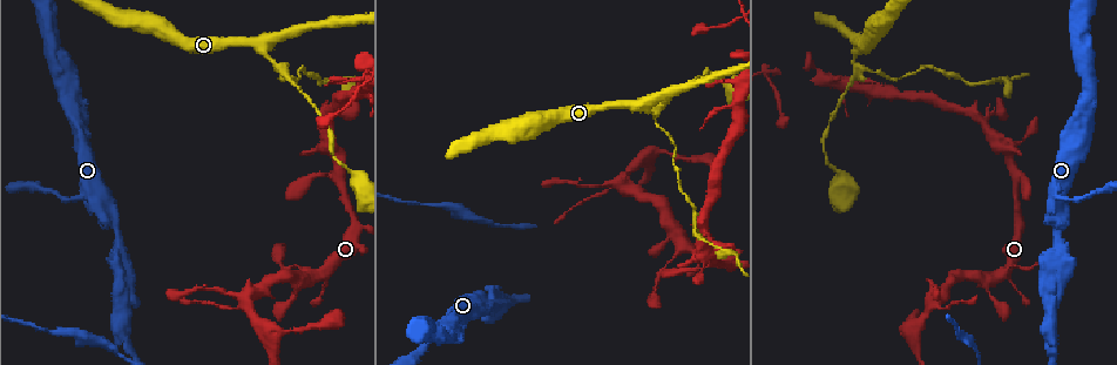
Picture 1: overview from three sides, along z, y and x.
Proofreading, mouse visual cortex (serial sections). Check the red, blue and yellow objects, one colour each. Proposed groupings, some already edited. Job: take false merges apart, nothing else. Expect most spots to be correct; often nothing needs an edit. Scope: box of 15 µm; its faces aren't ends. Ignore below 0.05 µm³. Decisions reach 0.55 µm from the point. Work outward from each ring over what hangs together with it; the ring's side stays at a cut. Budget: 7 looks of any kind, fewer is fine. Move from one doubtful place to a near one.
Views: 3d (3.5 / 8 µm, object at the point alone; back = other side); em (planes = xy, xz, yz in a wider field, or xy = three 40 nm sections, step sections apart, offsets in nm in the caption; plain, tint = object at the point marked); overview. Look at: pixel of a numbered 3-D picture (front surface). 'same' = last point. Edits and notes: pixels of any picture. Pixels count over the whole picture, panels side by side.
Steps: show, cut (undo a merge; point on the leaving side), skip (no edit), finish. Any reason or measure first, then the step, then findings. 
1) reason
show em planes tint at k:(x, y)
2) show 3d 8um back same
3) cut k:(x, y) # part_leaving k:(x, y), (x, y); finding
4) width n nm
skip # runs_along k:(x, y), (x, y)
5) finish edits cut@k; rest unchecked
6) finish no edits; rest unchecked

abrupt turn
show 3d 8um at 1:(658, 105)

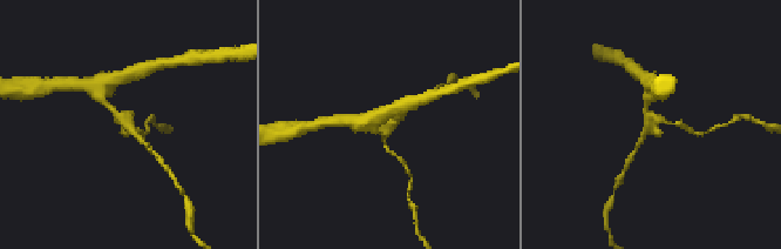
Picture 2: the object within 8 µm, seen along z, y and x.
closer look
show 3d 3.5um at 2:(123, 117)

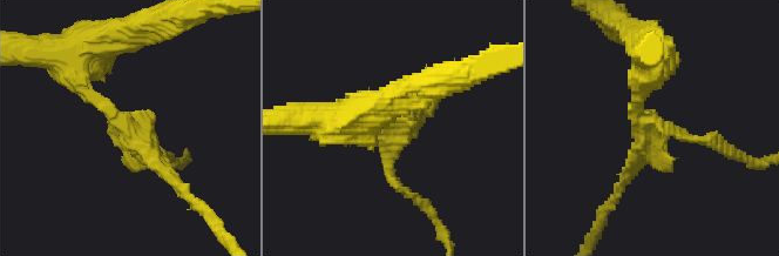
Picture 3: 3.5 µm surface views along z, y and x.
need the tissue
show em xy step 5 tint at 3:(649, 126)

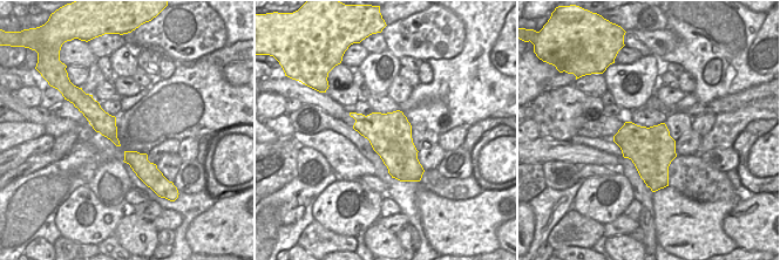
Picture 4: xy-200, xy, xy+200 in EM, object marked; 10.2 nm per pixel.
skip # runs_along 3:(78, 76), (178, 184); continuous, no second cell

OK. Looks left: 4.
abrupt turn
show em xy step 5 tint at 1:(350, 82)

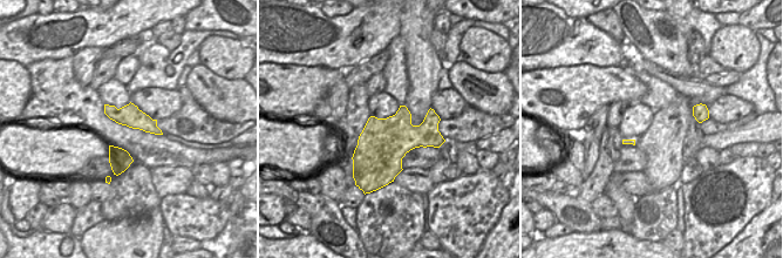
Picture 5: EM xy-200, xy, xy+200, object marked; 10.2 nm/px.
wider look
show 3d 3.5um same

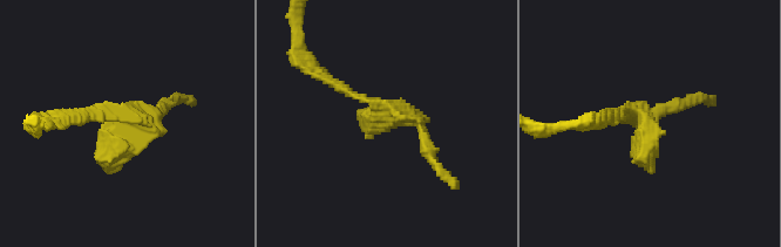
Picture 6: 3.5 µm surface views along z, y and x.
skip # runs_along 6:(604, 122), (643, 118), (652, 172); one cell here

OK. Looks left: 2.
two arms in line, one across
show 3d 3.5um at 1:(1013, 177)

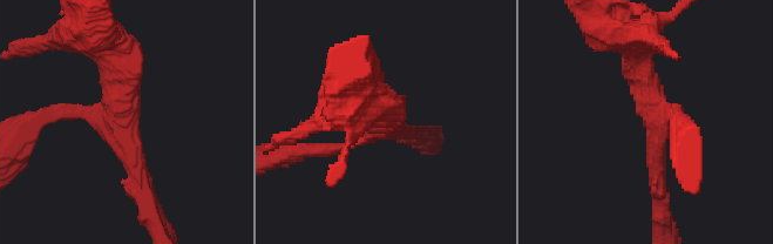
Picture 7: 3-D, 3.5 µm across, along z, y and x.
arms 3; arm_widths 150, 250, 350 nm; need the tissue
show em xy step 1 tint at 7:(119, 120)

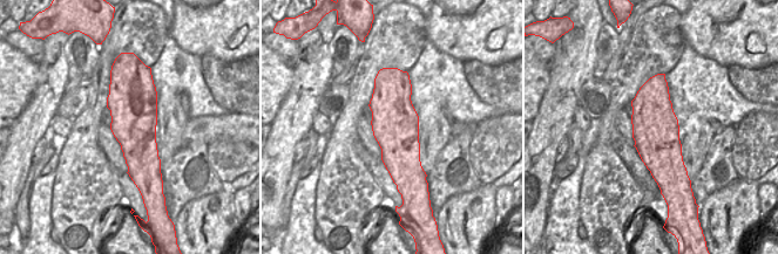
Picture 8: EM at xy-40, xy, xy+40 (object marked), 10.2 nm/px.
skip # runs_along 7:(146, 192), (106, 48); one cell here

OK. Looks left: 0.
finish no edits; rest unchecked

